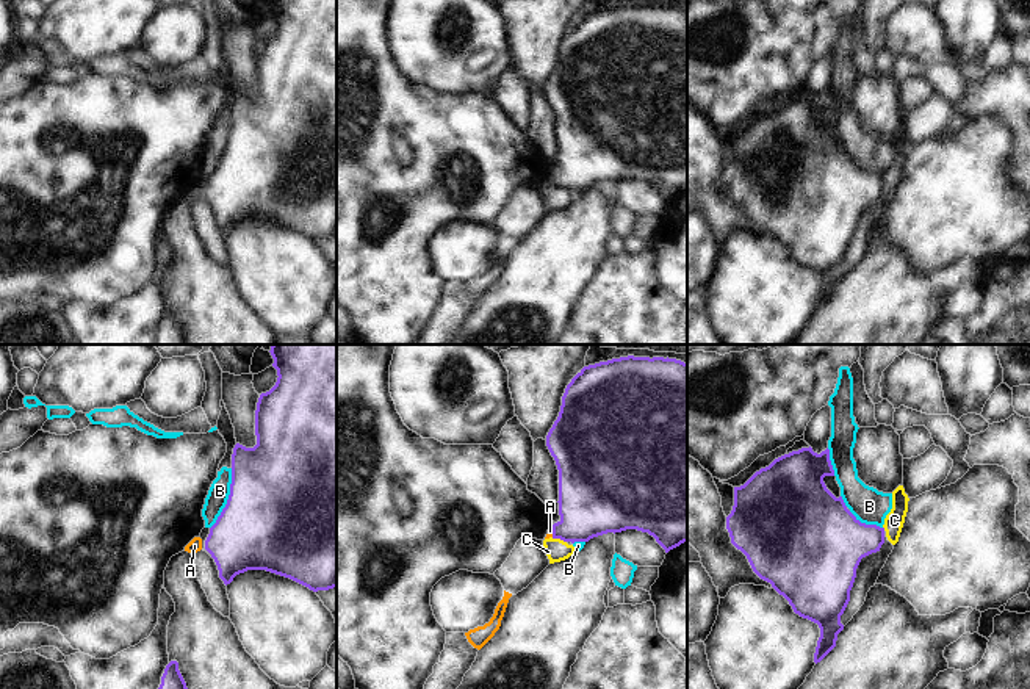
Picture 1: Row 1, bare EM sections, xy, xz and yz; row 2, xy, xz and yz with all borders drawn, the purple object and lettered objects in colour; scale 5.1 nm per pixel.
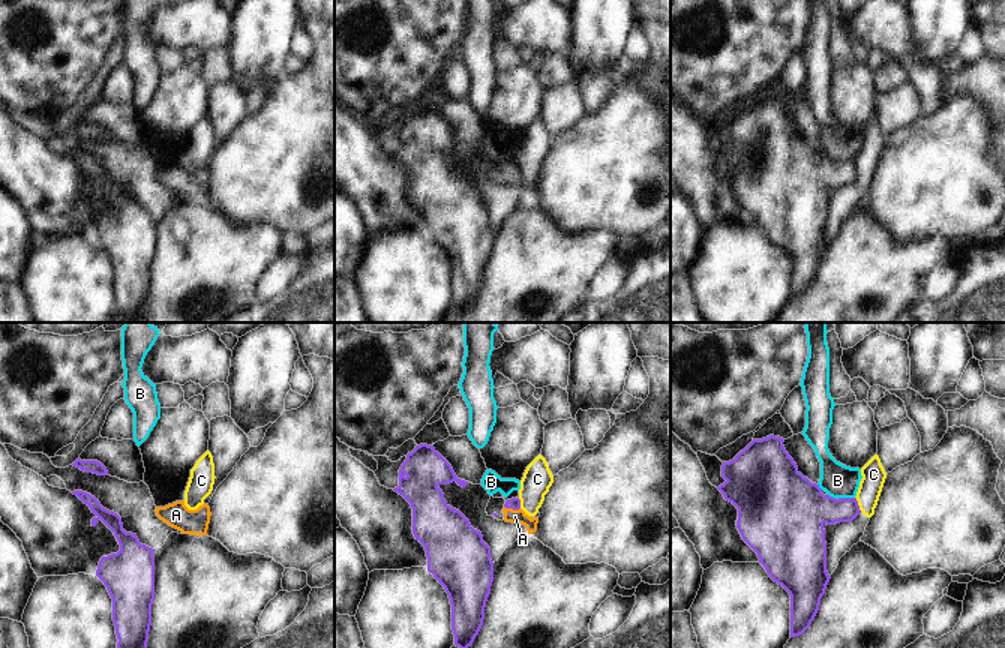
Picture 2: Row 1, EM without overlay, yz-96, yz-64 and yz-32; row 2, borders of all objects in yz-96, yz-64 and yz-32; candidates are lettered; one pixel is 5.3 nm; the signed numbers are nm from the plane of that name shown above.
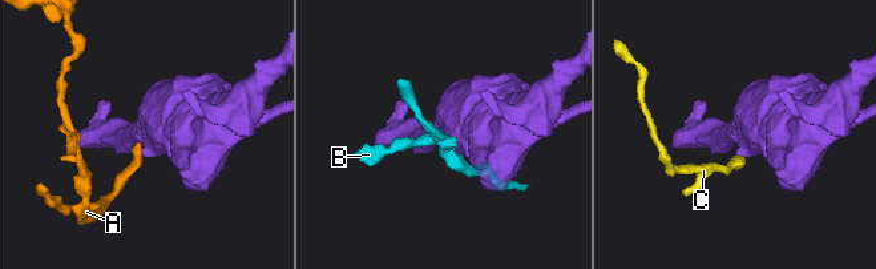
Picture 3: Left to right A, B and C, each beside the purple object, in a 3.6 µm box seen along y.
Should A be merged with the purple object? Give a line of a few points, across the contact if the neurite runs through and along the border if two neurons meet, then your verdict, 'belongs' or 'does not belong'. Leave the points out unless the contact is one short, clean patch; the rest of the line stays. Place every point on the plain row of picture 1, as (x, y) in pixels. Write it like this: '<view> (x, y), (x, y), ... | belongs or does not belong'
xz (590, 151), (562, 179), (553, 182), (550, 180) | belongs

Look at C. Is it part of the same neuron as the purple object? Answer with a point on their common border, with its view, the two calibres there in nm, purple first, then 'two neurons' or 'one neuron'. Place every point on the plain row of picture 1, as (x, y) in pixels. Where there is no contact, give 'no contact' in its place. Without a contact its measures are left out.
meets purple in xz at (559, 187); 360 nm thick on the purple side, 120 nm on the other; two neurons

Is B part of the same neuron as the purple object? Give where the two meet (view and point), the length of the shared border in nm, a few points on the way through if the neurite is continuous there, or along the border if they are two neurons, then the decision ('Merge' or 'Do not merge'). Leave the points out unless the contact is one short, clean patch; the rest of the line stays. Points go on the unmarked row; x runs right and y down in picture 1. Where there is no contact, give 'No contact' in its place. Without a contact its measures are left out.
Touches purple at xy (229, 147). Shared border 340 nm. Do not merge.

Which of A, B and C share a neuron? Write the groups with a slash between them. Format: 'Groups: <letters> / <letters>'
Groups: A / B / C.

